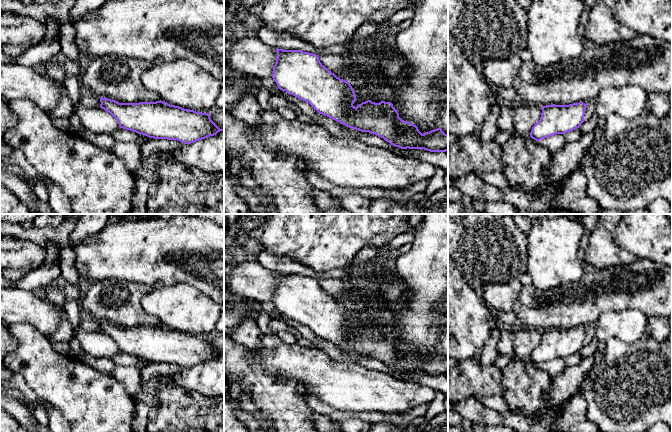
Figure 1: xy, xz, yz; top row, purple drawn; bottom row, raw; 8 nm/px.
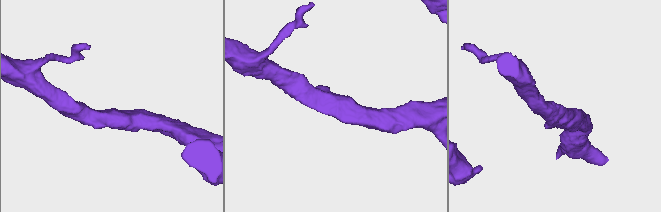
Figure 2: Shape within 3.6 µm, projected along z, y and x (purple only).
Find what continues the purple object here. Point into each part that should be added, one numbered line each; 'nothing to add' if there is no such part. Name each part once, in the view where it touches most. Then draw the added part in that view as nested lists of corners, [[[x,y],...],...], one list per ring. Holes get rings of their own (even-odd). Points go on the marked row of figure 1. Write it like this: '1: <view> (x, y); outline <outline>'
nothing to add

